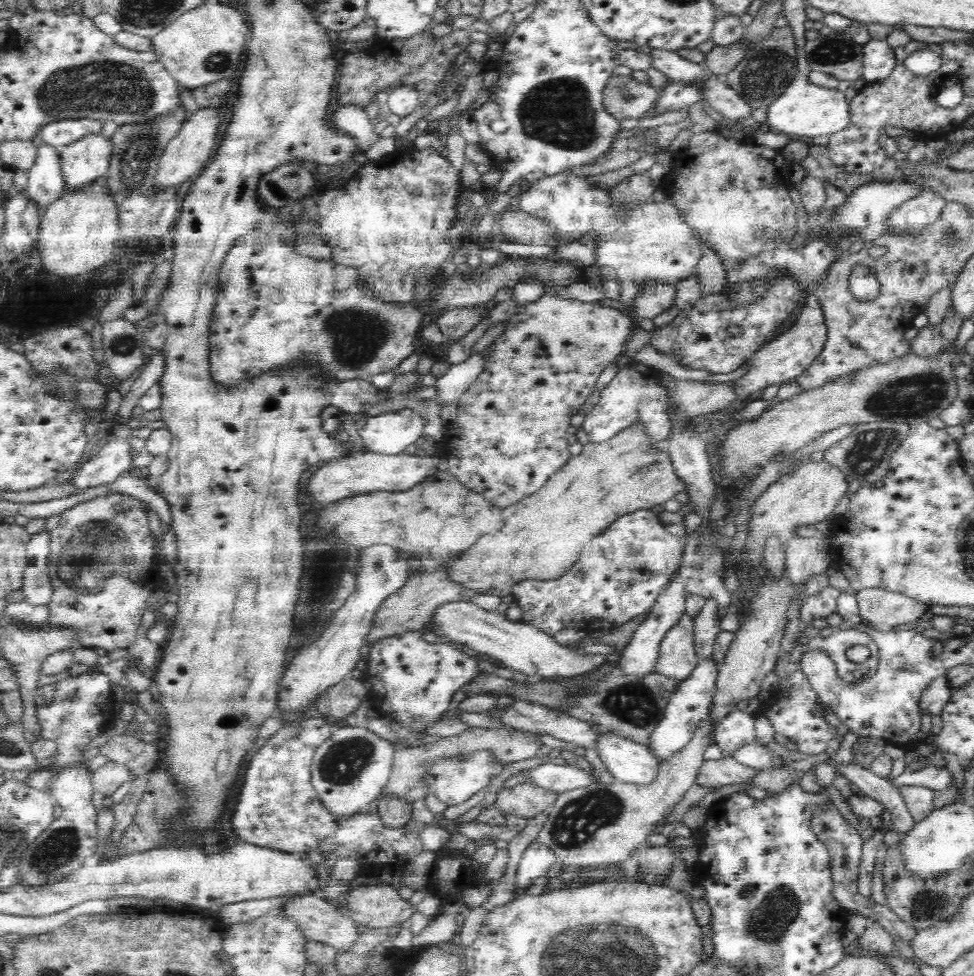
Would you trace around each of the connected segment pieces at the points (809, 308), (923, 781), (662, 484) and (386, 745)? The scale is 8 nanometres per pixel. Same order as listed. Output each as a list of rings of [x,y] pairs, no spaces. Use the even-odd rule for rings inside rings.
[[[814,292],[808,294],[806,302],[801,308],[794,326],[766,343],[750,360],[749,371],[746,376],[738,379],[737,393],[740,400],[749,399],[759,394],[759,391],[770,384],[783,383],[786,380],[797,378],[812,364],[822,352],[828,340],[827,318],[820,302]]]
[[[928,765],[917,771],[905,770],[899,776],[892,776],[892,778],[888,777],[889,776],[886,776],[886,779],[888,779],[894,787],[899,789],[918,785],[942,791],[950,785],[952,776],[948,769],[946,769],[946,766]]]
[[[642,421],[633,422],[631,426],[624,427],[624,430],[616,432],[612,438],[608,438],[608,440],[604,440],[604,442],[590,441],[588,444],[585,444],[580,454],[577,456],[571,455],[570,458],[568,458],[568,460],[566,460],[566,462],[564,462],[564,464],[562,464],[562,466],[560,466],[560,468],[558,468],[558,470],[542,484],[542,488],[504,508],[506,519],[505,525],[500,530],[485,534],[484,538],[480,538],[480,542],[476,542],[476,546],[472,546],[472,550],[468,550],[468,552],[456,562],[450,563],[451,579],[459,582],[459,584],[466,585],[468,588],[481,588],[483,592],[503,597],[510,594],[512,584],[516,584],[518,580],[526,578],[550,579],[562,576],[567,570],[570,570],[572,564],[576,562],[581,548],[592,537],[604,532],[616,518],[620,518],[623,514],[632,512],[633,510],[651,509],[654,508],[654,506],[663,505],[664,502],[670,500],[670,498],[674,498],[676,494],[688,490],[689,486],[687,486],[687,482],[684,482],[681,475],[675,471],[670,453],[662,447],[662,444],[663,441],[660,441],[656,439],[655,436],[649,434],[646,425],[644,425]]]
[[[346,724],[337,726],[332,736],[316,749],[311,763],[311,783],[323,805],[334,814],[352,814],[356,810],[366,809],[372,800],[381,797],[383,789],[389,784],[397,749],[396,744],[381,738],[368,728]]]

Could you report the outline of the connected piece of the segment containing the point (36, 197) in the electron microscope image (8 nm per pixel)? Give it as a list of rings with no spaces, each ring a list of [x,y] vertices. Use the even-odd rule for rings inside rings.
[[[43,143],[37,147],[37,153],[29,169],[27,181],[28,195],[32,202],[48,207],[65,188],[62,171],[62,148]]]

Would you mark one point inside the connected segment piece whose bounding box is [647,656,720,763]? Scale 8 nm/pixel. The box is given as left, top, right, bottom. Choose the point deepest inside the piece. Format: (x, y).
(692, 699)

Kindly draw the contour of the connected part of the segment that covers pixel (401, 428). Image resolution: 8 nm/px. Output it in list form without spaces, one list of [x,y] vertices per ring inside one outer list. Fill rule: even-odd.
[[[412,408],[365,416],[355,425],[362,446],[380,454],[402,452],[422,436],[425,426],[421,414]]]

